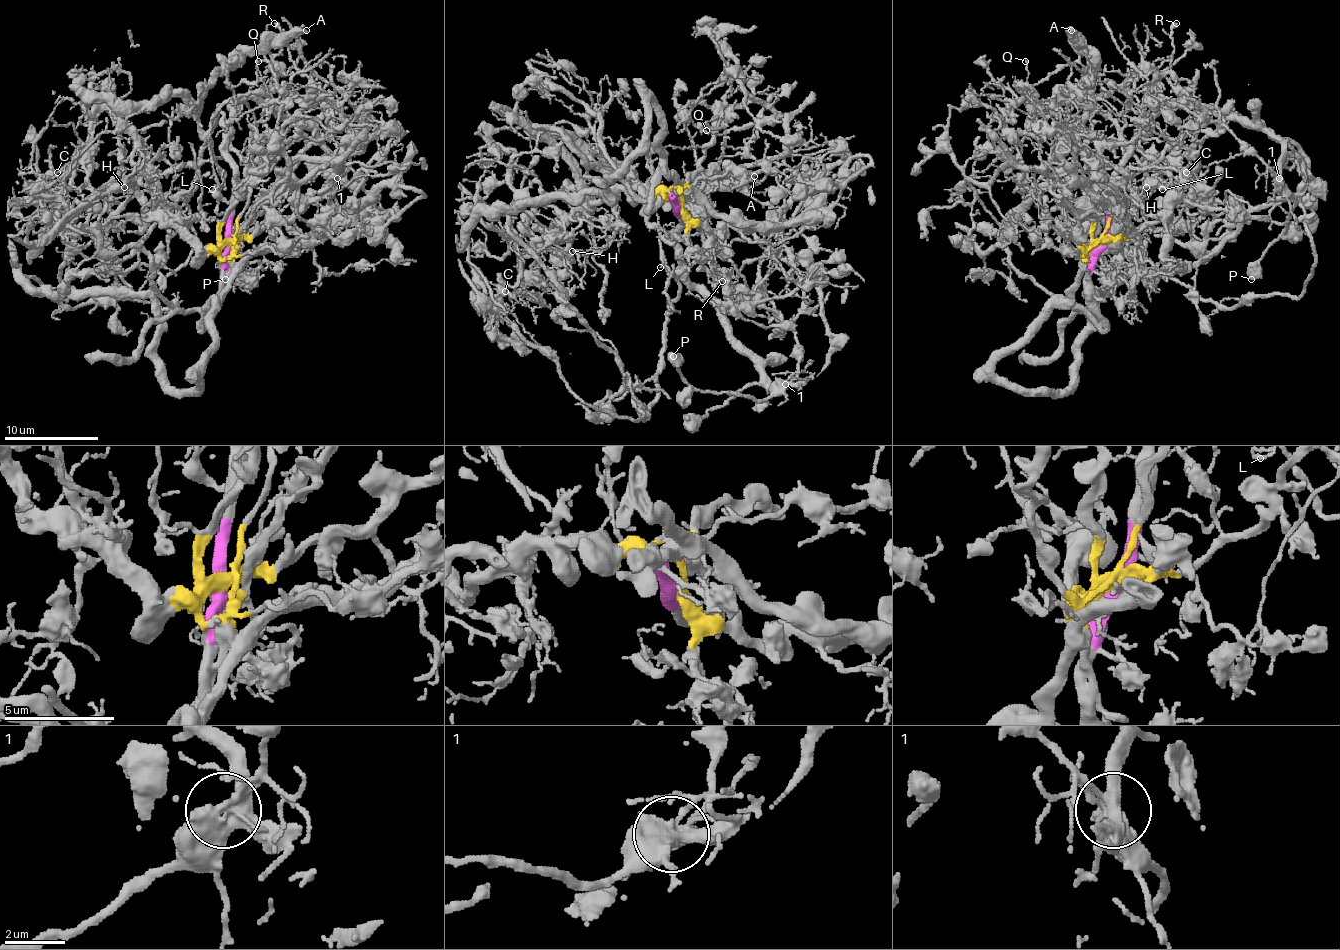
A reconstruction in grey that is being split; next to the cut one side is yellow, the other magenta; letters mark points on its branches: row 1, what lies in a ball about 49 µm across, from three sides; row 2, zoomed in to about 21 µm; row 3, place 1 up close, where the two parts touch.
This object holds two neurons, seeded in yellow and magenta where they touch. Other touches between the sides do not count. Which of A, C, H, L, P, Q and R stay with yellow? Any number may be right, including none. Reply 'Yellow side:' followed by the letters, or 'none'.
Yellow side: C, H, R

